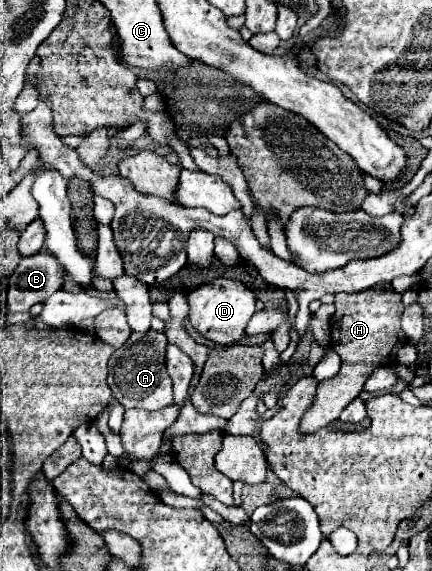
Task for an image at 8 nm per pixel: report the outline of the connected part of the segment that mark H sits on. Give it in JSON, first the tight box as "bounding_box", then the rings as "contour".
{"bounding_box":[298,286,406,434],"contour":[[[376,286],[368,288],[364,292],[356,294],[336,294],[336,312],[330,320],[330,338],[332,338],[332,350],[342,358],[340,372],[318,384],[316,396],[308,412],[304,412],[298,428],[304,434],[312,434],[330,422],[338,420],[342,408],[346,408],[348,402],[352,402],[360,390],[370,372],[378,366],[388,366],[396,360],[396,352],[406,344],[406,334],[402,332],[400,320],[404,312],[402,296],[390,288],[390,286]]]}

